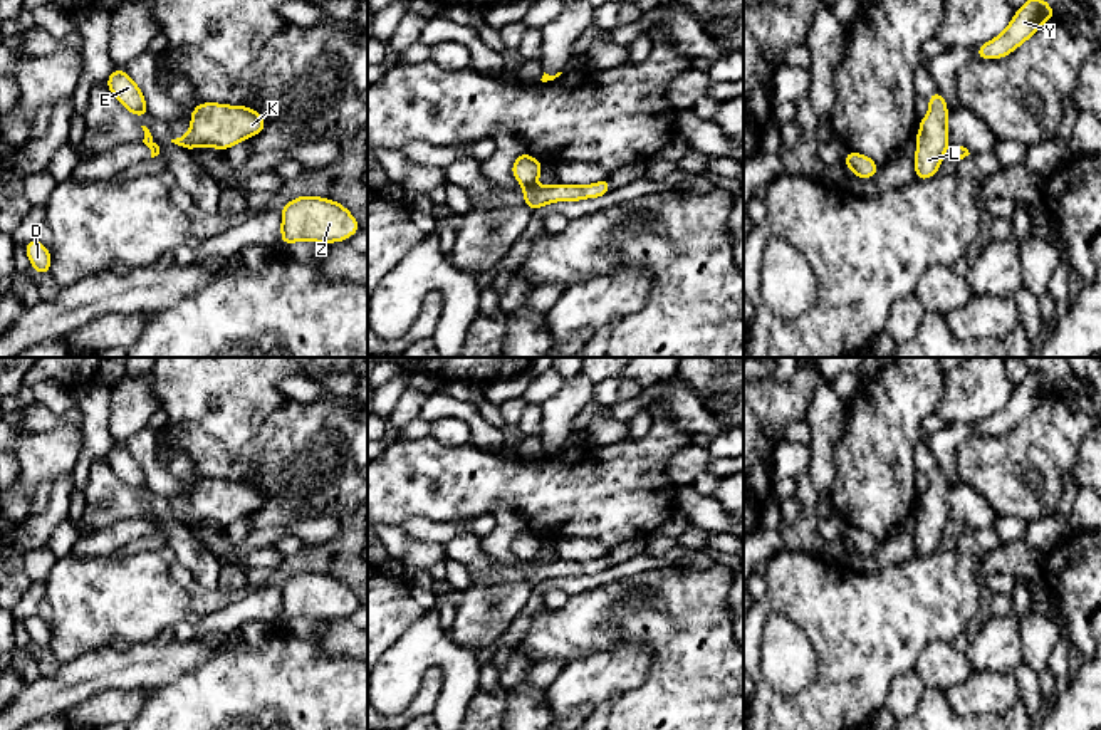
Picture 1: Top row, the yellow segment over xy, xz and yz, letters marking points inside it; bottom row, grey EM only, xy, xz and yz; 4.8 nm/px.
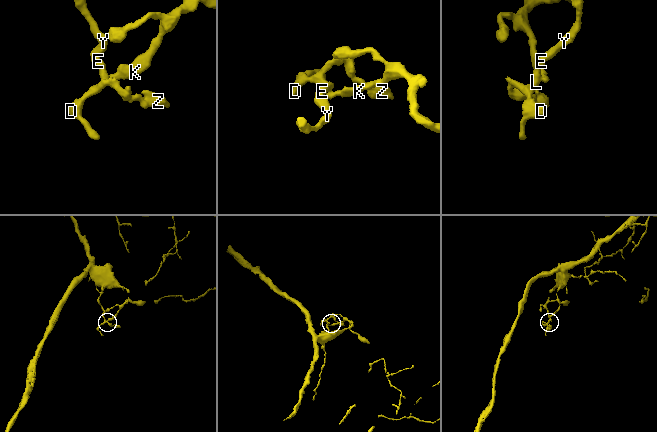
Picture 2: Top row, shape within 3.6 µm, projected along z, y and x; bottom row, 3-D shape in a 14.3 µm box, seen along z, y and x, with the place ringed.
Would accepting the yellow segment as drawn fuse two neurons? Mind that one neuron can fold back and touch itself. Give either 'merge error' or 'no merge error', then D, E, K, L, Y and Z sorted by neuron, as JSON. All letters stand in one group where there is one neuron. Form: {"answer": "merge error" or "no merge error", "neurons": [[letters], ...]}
{"answer": "merge error", "neurons": [["D", "E", "L", "Y", "Z"], ["K"]]}

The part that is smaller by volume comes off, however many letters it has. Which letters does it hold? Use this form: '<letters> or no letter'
K

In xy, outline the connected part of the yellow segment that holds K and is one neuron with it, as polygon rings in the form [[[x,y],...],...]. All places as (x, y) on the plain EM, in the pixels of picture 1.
[[[217,478],[195,482],[190,495],[191,505],[185,512],[171,515],[186,527],[203,520],[213,525],[230,525],[237,519],[260,510],[267,502],[255,485]]]

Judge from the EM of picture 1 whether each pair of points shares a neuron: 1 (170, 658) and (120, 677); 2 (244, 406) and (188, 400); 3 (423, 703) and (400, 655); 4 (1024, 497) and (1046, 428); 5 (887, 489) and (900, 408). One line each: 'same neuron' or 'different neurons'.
1: same neuron
2: same neuron
3: different neurons
4: same neuron
5: same neuron

